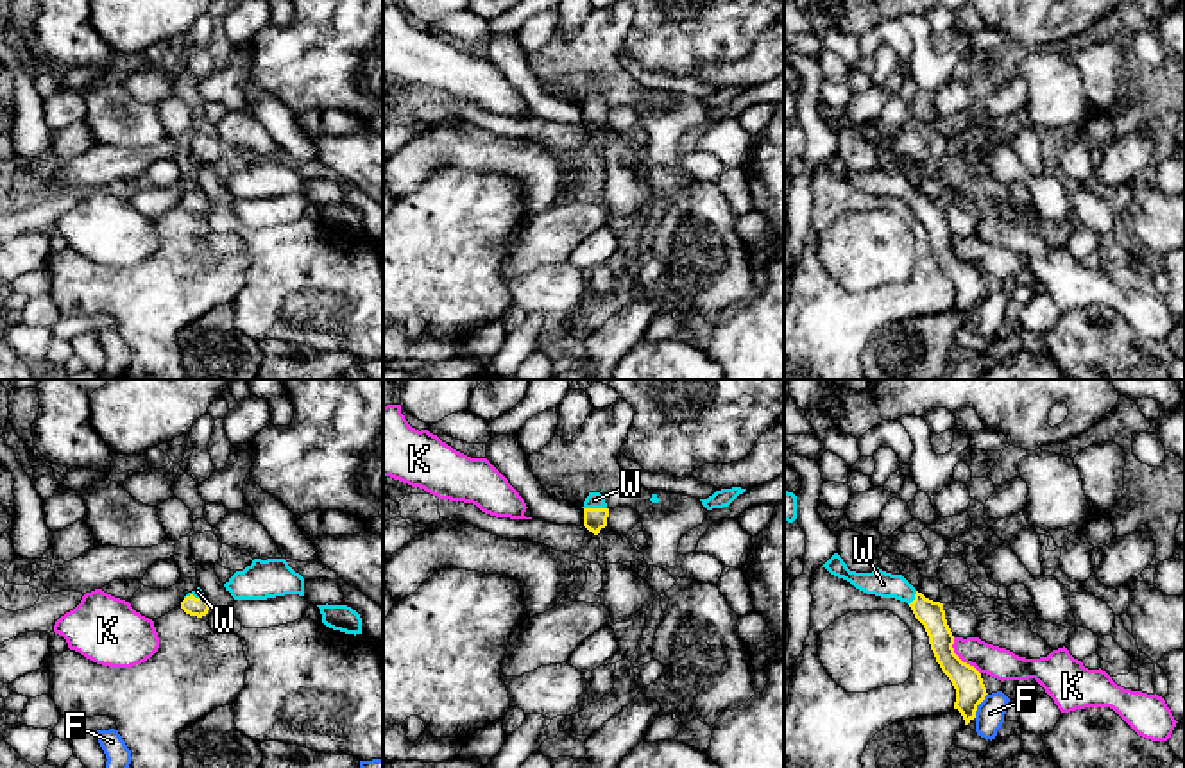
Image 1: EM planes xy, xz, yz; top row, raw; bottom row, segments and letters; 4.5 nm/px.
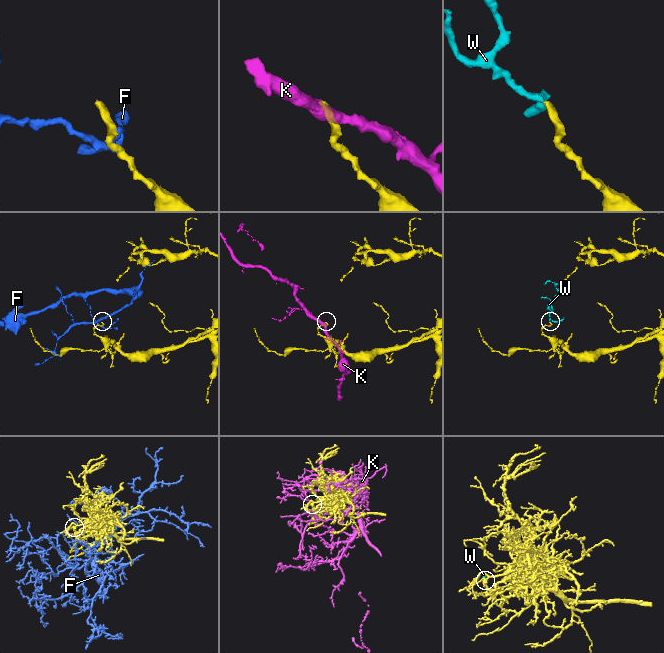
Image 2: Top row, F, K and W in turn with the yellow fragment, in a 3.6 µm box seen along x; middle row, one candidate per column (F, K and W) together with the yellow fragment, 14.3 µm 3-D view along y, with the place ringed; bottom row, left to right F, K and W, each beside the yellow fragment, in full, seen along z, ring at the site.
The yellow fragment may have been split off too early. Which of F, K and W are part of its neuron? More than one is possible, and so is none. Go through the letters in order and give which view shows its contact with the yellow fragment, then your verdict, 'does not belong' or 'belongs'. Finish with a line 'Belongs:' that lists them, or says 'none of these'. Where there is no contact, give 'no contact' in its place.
F: yz | does not belong
K: yz | does not belong
W: xz | belongs
Belongs: W

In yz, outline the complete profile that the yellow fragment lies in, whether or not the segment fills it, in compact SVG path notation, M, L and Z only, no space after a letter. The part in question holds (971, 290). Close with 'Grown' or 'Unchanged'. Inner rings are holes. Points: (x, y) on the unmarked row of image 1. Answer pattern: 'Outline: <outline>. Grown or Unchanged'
Outline: M834 152L822 166L831 174L850 181L866 193L895 197L911 206L915 217L924 224L929 235L936 261L956 288L954 308L961 311L965 324L968 324L976 317L977 304L988 292L981 272L954 252L954 235L947 224L943 202L925 197L902 174L891 174L879 166L872 172L850 170L838 152Z. Grown

